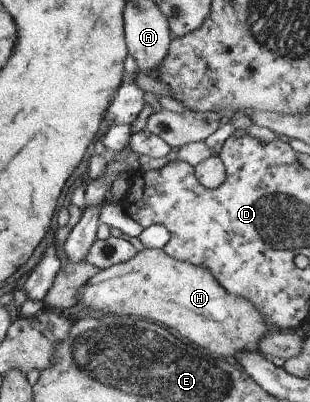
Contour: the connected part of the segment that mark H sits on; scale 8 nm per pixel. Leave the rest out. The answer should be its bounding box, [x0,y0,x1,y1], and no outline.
[77,249,273,360]

